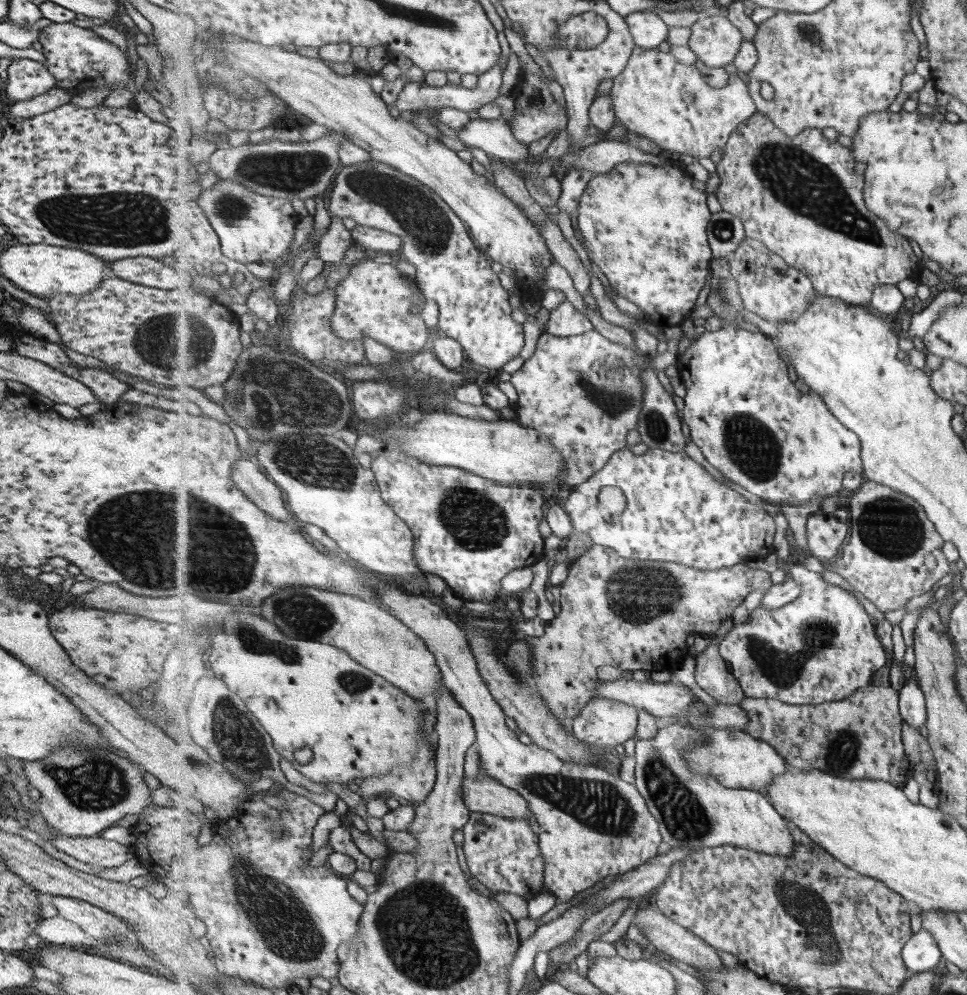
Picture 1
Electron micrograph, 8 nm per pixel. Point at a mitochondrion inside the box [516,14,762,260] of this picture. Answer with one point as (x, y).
(723, 231)

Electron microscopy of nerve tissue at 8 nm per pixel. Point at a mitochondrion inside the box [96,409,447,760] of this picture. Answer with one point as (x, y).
(316, 461)

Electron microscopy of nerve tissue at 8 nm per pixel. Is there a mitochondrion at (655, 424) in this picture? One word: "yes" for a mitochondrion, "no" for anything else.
yes

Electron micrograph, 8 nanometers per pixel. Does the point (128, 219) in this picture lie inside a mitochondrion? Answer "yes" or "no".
yes

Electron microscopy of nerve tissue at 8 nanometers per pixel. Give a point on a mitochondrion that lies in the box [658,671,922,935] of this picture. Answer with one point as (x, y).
(842, 751)

